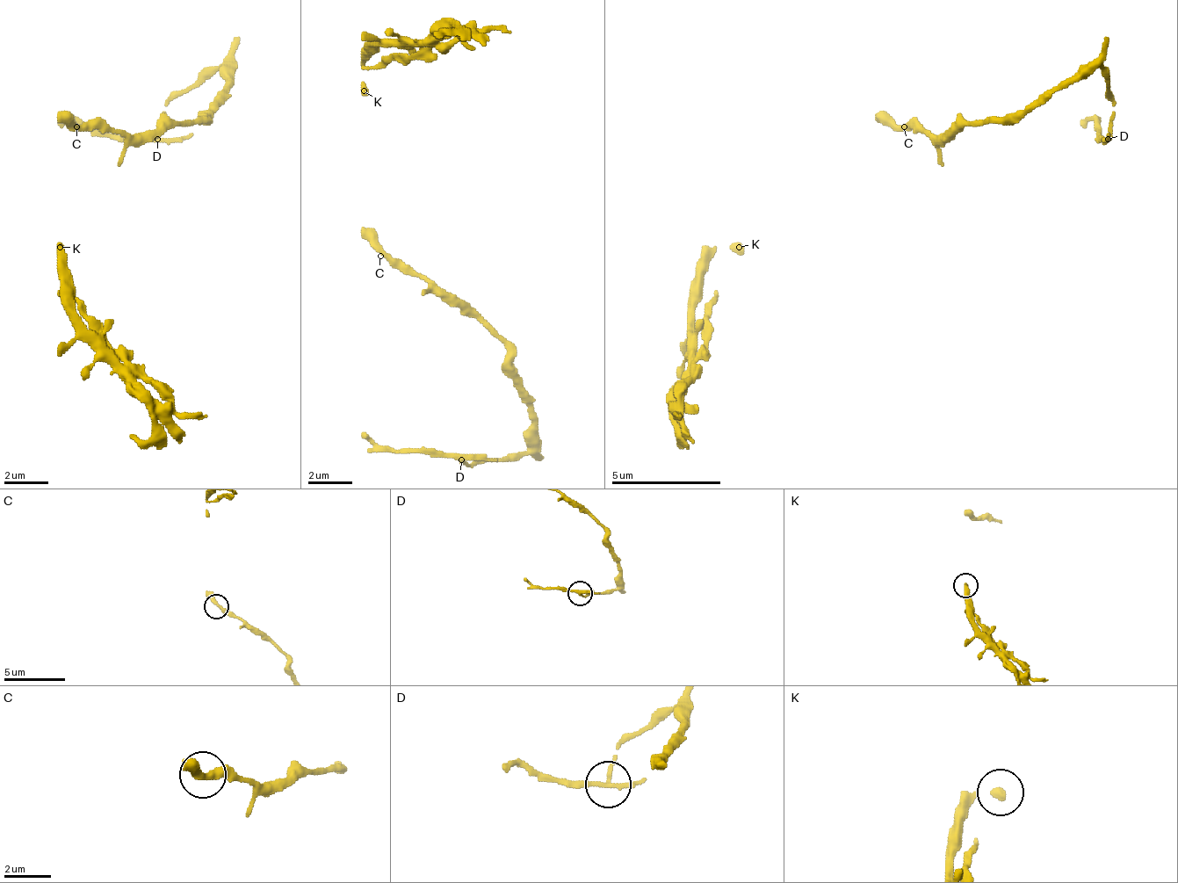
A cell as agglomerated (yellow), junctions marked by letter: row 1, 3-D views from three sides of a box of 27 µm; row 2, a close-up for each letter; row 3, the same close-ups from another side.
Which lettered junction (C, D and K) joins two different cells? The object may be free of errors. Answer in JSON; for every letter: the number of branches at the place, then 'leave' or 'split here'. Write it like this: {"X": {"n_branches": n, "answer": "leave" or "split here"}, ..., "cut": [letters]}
{"C": {"n_branches": 2, "answer": "leave"}, "D": {"n_branches": 3, "answer": "split here"}, "K": {"n_branches": 1, "answer": "leave"}, "cut": ["D"]}

